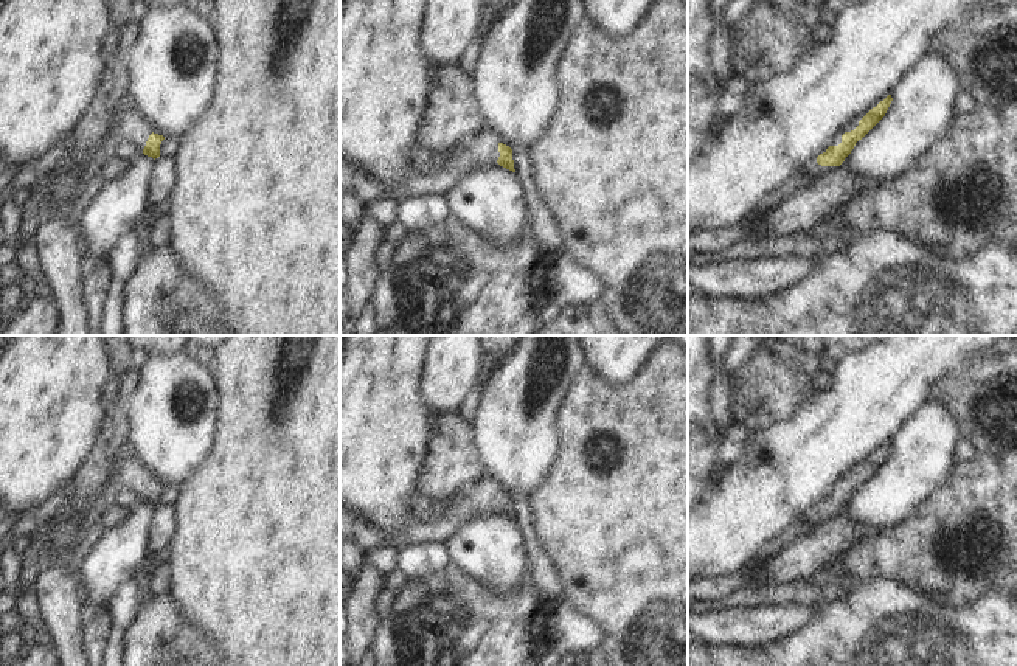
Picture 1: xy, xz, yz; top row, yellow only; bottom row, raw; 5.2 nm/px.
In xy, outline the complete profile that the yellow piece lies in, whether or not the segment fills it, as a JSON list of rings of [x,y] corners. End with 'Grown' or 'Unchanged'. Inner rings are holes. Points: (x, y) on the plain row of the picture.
[[[126,452],[121,456],[115,470],[115,489],[127,489],[155,508],[160,505],[163,487],[165,484],[154,481],[149,470],[132,453]]]. Grown

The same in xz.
[[[481,477],[453,500],[453,506],[444,515],[435,515],[429,522],[411,517],[393,539],[340,505],[340,539],[352,542],[363,551],[387,545],[399,548],[421,543],[444,543],[456,532],[460,525],[495,509],[515,520],[512,497],[503,491],[495,491],[491,483],[491,478]]]. Grown

